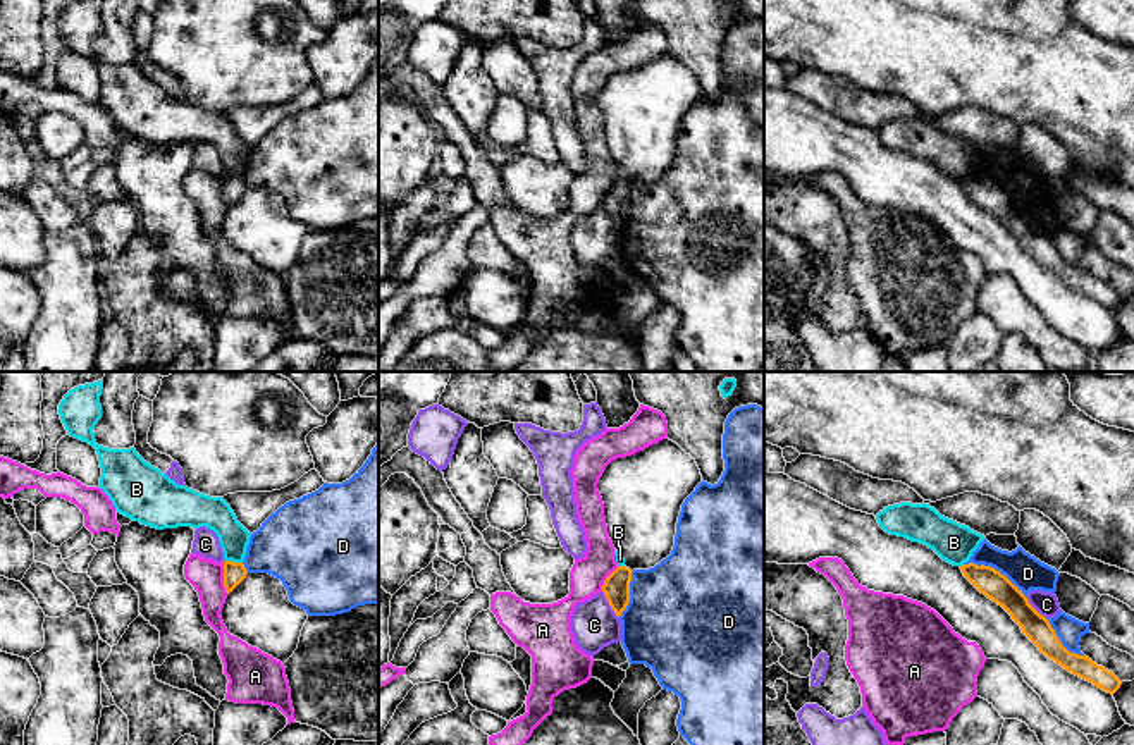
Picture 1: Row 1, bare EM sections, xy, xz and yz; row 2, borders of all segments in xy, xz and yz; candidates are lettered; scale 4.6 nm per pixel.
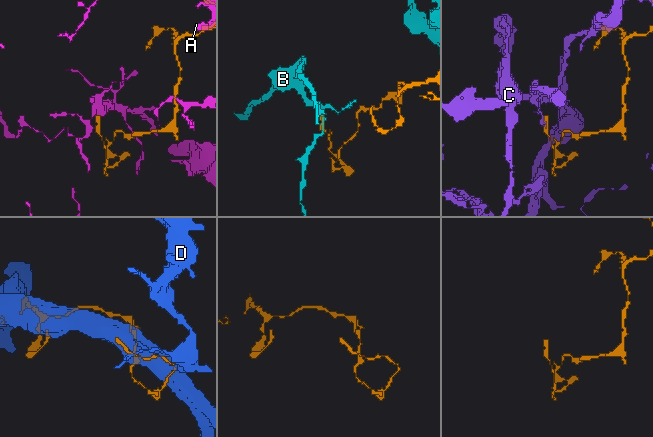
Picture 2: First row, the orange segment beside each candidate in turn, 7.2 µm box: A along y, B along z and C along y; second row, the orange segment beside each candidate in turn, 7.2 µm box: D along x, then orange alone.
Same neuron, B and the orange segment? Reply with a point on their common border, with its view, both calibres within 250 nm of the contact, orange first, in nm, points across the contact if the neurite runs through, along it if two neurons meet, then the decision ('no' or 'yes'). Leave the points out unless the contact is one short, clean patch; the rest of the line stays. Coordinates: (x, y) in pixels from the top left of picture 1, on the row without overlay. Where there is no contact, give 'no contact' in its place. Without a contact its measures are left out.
contact xy (234, 178); calibres 100 and 150 nm; border xy (226, 174), (241, 178); no

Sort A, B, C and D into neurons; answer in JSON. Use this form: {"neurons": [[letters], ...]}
{"neurons": [["A"], ["B"], ["C"], ["D"]]}

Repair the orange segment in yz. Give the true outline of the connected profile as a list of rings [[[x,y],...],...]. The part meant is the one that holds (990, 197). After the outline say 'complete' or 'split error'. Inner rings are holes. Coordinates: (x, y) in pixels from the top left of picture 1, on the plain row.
[[[974,177],[960,181],[964,191],[988,213],[1001,220],[1020,241],[1022,248],[1038,262],[1041,268],[1060,279],[1069,287],[1093,298],[1106,308],[1115,308],[1122,296],[1103,280],[1086,270],[1069,267],[1050,236],[1041,231],[1005,189],[991,181]]] | complete

